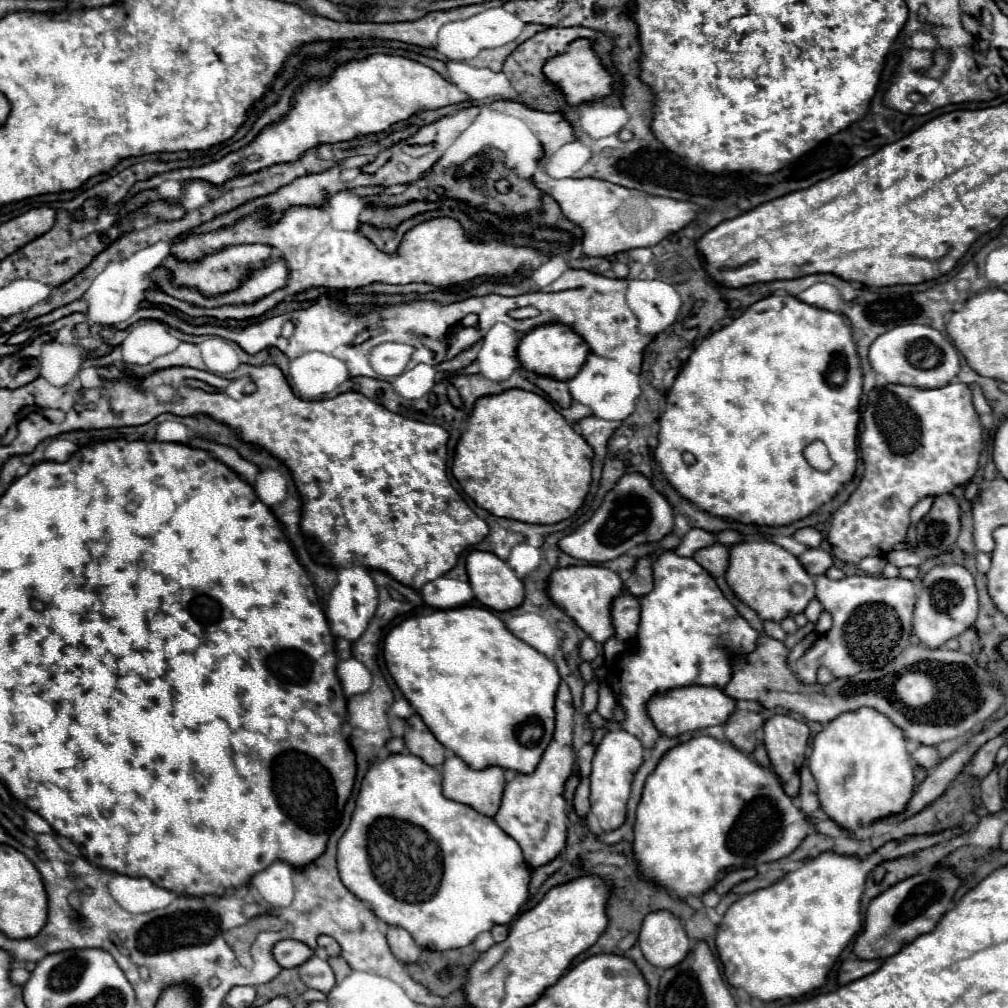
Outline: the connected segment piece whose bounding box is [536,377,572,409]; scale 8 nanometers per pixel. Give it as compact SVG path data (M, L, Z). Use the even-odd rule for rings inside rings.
M536 377L536 385L560 407L570 407L572 397L568 393L568 387L564 381L556 381L556 379L548 379L548 377Z

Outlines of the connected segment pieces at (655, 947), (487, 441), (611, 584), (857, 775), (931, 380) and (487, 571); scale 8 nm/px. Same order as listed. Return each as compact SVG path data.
M668 911L650 913L640 929L640 949L648 963L660 969L676 967L690 951L690 939L678 917Z
M510 389L476 401L468 429L458 441L452 473L462 489L476 501L476 505L492 515L536 525L554 525L572 517L582 507L592 481L592 455L594 453L588 443L576 435L572 425L566 423L566 419L552 407L550 401L530 391Z
M566 567L556 569L548 581L548 595L598 643L604 643L614 635L612 603L624 593L624 581L612 569L600 567Z
M862 707L860 711L850 711L850 713L844 713L844 715L836 717L832 723L828 723L828 727L826 727L824 731L820 731L820 733L814 737L814 749L812 749L812 755L810 755L808 769L810 769L810 773L812 773L814 779L816 779L818 799L820 799L822 811L824 811L838 827L842 827L844 831L850 831L850 833L854 833L854 831L860 829L860 827L872 827L876 821L880 821L880 819L884 819L884 817L892 817L892 815L904 813L906 807L908 807L908 801L910 801L912 795L914 795L914 763L912 763L912 759L910 759L910 755L908 755L908 751L906 751L906 739L904 739L904 735L902 735L902 731L900 731L888 717L884 717L884 715L880 715L878 711L872 711L872 709L868 709L868 707Z
M900 325L886 331L870 345L870 365L876 373L884 375L888 383L912 385L922 389L936 389L952 383L958 375L958 351L954 345L936 329L928 325Z
M472 551L466 559L470 587L476 599L492 611L510 611L524 601L524 585L506 561L486 551Z

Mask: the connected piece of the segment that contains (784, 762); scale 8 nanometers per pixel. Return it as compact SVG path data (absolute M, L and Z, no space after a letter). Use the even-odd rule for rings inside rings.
M772 715L764 721L764 747L768 751L774 773L788 797L796 797L800 789L798 767L802 767L810 729L804 721L790 715Z

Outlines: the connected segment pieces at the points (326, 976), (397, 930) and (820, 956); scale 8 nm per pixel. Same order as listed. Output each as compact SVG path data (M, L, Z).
M316 955L310 957L304 965L300 965L300 979L306 983L306 987L322 993L330 993L336 985L336 977L330 963Z
M388 927L386 939L388 939L388 945L398 961L402 961L402 963L416 963L418 961L420 947L414 943L414 939L410 937L408 931L404 931L402 927Z
M880 851L868 859L822 853L820 857L808 859L800 869L786 873L786 877L772 887L758 889L732 903L718 925L716 935L716 949L728 983L736 989L744 989L750 997L760 1001L776 1001L784 997L796 999L822 987L844 947L860 931L860 897L864 881L868 871L880 861Z

